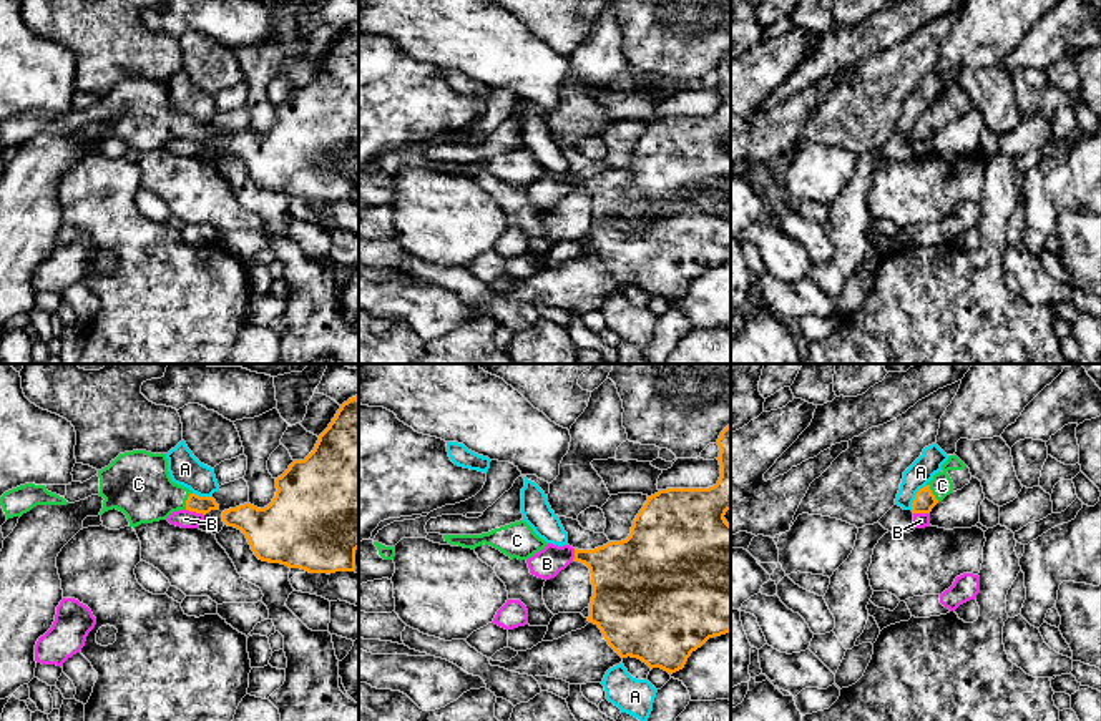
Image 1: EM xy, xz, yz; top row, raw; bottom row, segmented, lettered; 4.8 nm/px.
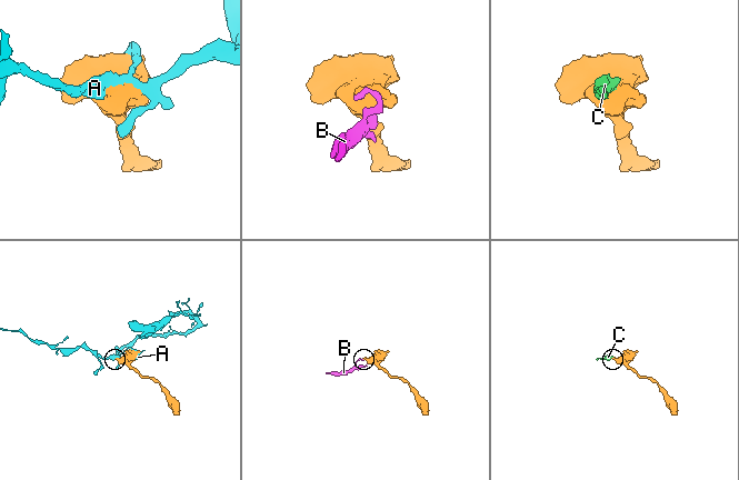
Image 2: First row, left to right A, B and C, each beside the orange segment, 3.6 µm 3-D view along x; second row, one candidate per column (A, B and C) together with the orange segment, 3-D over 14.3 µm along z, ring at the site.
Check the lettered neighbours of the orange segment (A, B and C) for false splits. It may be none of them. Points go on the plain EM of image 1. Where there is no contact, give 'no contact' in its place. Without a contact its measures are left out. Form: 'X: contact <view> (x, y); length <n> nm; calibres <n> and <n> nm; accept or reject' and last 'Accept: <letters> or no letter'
A: contact yz (915, 125); length 150 nm; calibres 100 and 120 nm; reject
B: contact xy (195, 138); length 90 nm; calibres 80 and 90 nm; reject
C: contact xy (186, 128); length 90 nm; calibres 80 and 320 nm; accept
Accept: C

